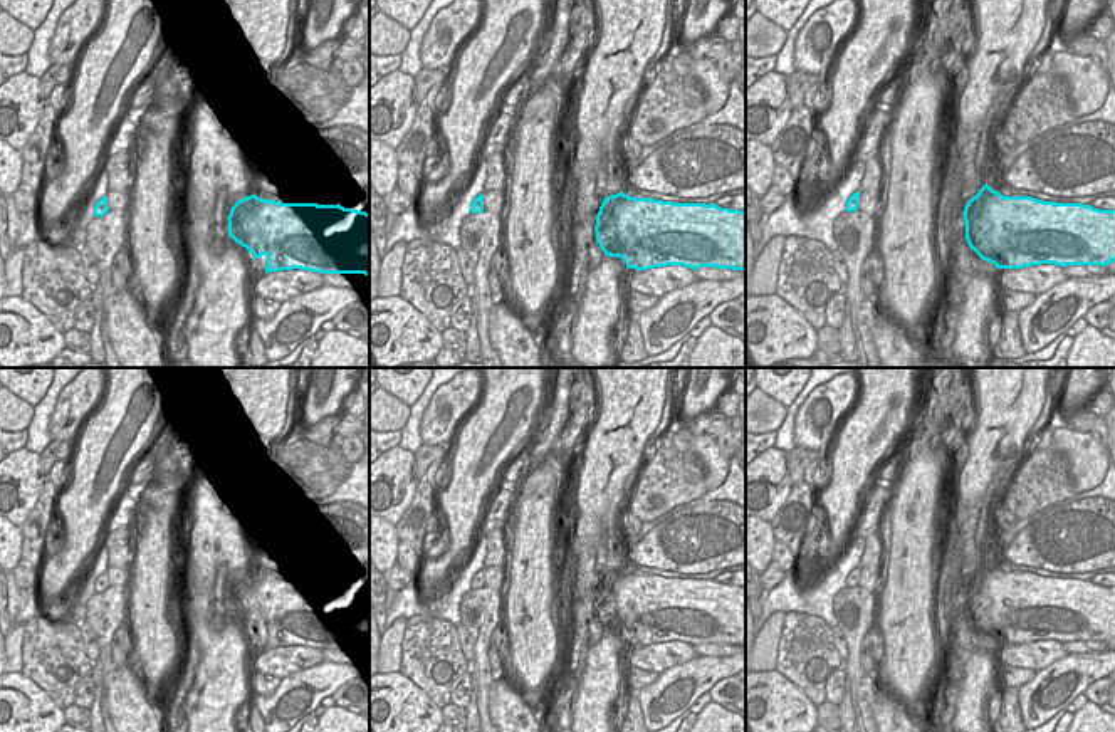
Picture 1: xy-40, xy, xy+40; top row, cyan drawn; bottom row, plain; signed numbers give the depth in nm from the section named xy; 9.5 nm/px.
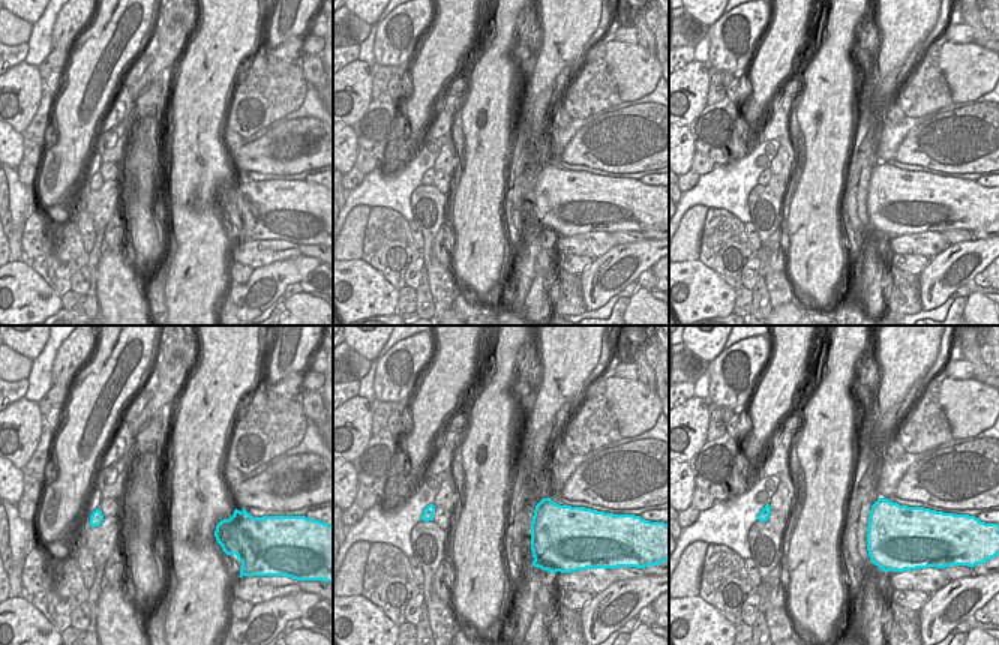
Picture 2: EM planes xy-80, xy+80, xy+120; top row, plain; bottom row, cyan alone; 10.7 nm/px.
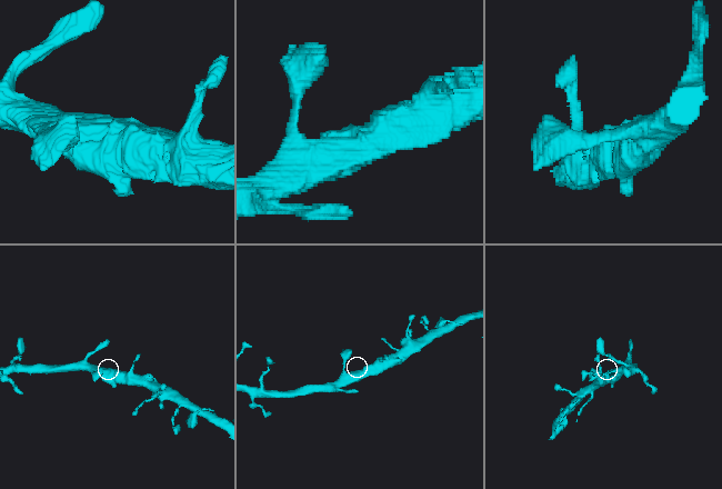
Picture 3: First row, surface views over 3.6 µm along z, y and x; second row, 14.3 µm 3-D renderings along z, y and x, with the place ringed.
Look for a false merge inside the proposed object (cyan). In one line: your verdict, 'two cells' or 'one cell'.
one cell

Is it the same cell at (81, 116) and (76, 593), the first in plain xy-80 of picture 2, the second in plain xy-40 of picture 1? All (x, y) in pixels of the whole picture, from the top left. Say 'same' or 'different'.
different

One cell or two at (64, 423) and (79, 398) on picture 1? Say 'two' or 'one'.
one

